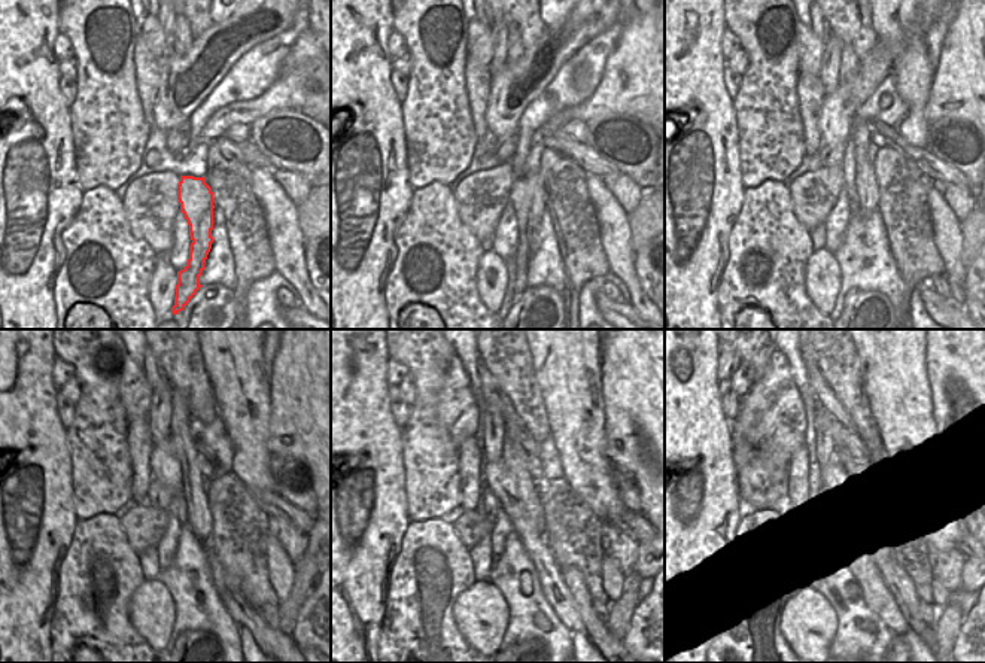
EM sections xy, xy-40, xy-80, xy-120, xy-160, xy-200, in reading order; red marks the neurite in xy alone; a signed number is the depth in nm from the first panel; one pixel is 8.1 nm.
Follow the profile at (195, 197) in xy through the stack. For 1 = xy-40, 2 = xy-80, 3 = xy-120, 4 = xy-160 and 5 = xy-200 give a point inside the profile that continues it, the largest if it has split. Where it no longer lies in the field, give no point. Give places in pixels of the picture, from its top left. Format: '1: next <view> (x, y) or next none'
1: next xy-40 (528, 197)
2: next xy-80 (866, 194)
3: next xy-120 (182, 447)
4: next xy-160 (513, 455)
5: next xy-200 (848, 464)

